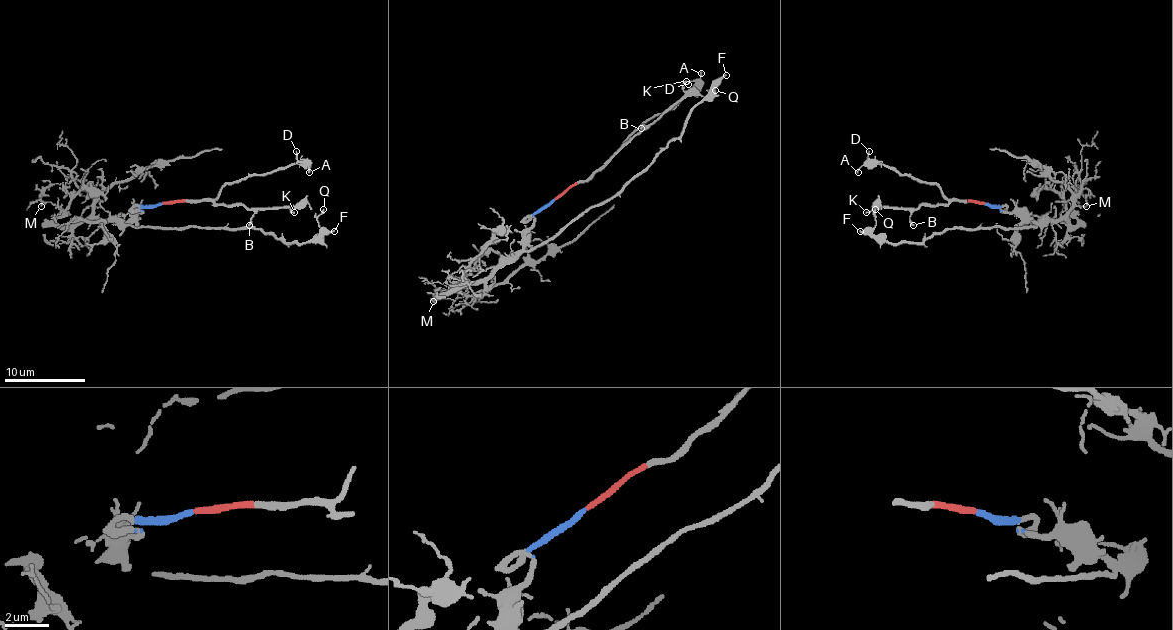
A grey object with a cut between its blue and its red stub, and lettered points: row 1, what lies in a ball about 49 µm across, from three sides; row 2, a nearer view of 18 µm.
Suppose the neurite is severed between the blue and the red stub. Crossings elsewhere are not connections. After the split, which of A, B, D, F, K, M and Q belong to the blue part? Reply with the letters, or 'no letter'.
F, M, Q

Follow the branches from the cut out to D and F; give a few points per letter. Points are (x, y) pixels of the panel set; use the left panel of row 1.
D: (163, 202), (212, 200), (226, 184), (293, 163), (304, 163), (295, 151)
F: (161, 202), (143, 208), (133, 224), (167, 229), (261, 229), (287, 243), (314, 243), (334, 231)

